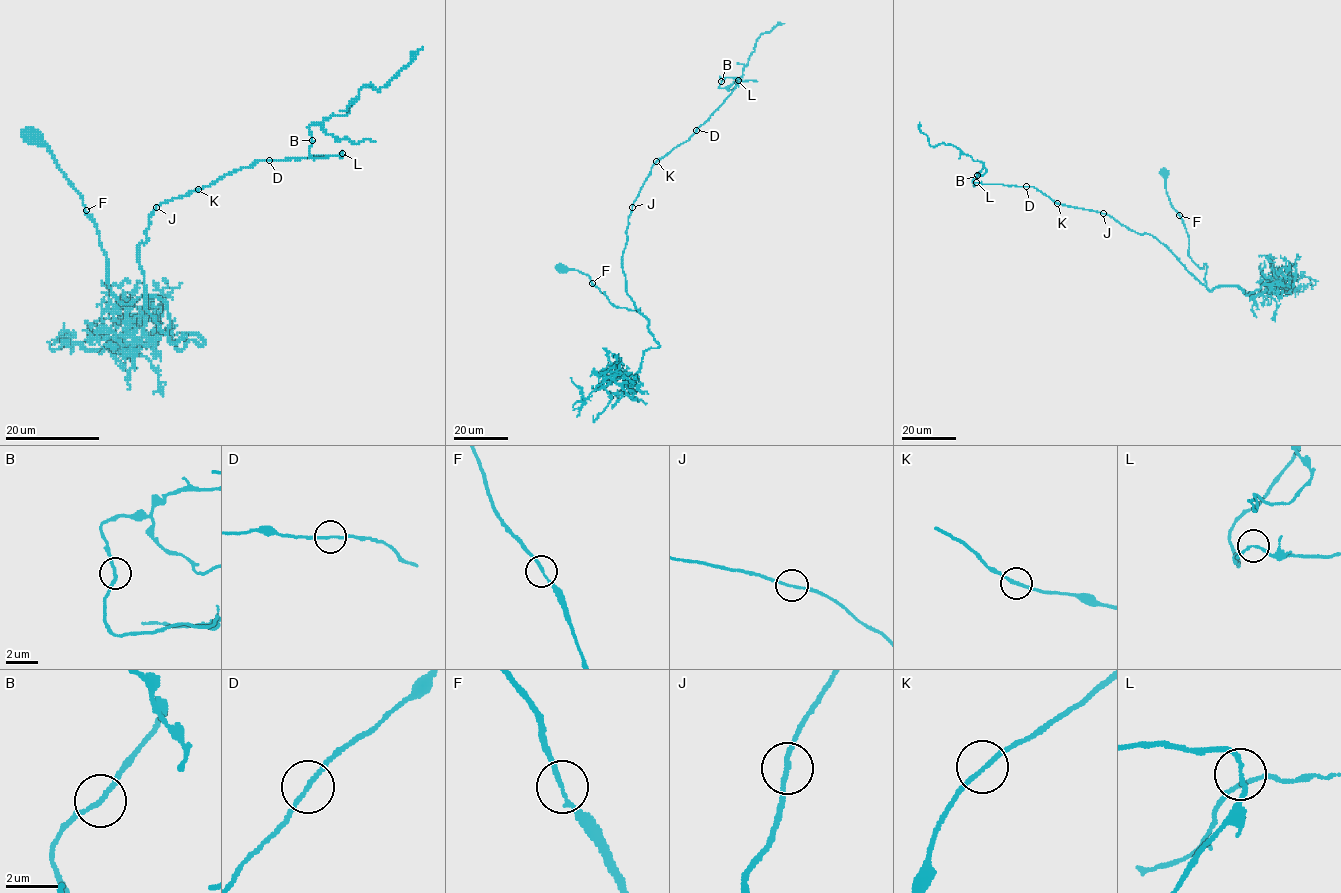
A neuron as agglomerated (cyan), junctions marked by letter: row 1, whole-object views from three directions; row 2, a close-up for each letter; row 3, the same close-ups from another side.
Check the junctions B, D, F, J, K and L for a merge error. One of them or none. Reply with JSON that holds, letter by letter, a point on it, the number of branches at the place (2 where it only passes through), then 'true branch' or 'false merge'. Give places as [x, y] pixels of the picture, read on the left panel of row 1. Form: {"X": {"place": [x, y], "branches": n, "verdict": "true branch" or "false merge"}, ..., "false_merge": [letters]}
{"B": {"place": [312, 140], "branches": 2, "verdict": "true branch"}, "D": {"place": [269, 160], "branches": 2, "verdict": "true branch"}, "F": {"place": [86, 210], "branches": 2, "verdict": "true branch"}, "J": {"place": [156, 207], "branches": 2, "verdict": "true branch"}, "K": {"place": [198, 189], "branches": 2, "verdict": "true branch"}, "L": {"place": [342, 153], "branches": 2, "verdict": "true branch"}, "false_merge": []}

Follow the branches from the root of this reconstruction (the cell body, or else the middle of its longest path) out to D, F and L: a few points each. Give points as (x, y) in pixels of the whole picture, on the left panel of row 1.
D: (32, 136), (80, 195), (113, 294), (160, 298), (165, 333), (139, 262), (149, 216), (268, 160)
F: (32, 136), (49, 150), (57, 167), (80, 195), (86, 210)
L: (32, 136), (80, 195), (113, 294), (160, 298), (165, 333), (137, 250), (155, 208), (258, 161), (342, 152)

